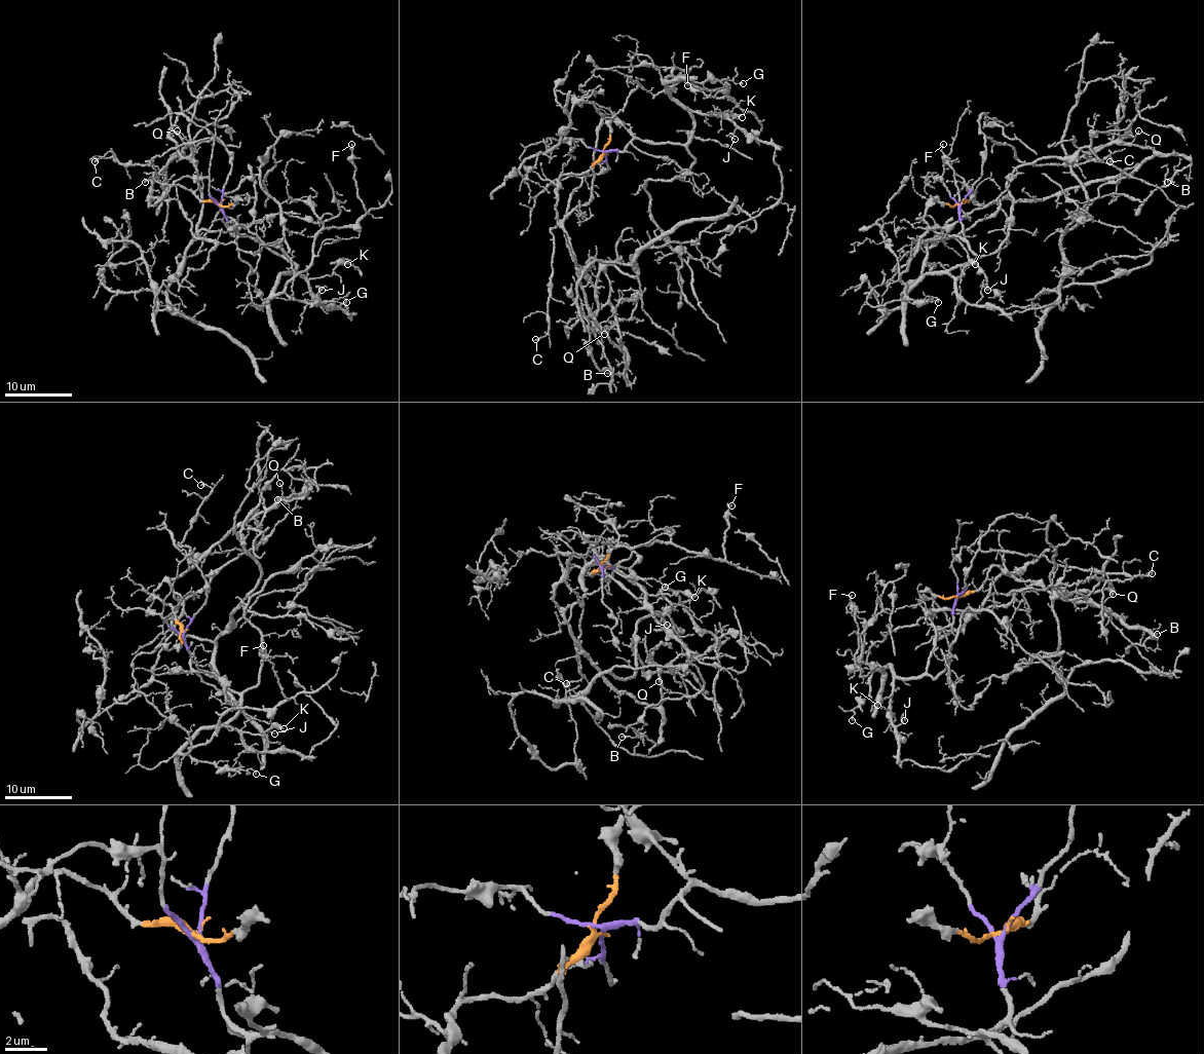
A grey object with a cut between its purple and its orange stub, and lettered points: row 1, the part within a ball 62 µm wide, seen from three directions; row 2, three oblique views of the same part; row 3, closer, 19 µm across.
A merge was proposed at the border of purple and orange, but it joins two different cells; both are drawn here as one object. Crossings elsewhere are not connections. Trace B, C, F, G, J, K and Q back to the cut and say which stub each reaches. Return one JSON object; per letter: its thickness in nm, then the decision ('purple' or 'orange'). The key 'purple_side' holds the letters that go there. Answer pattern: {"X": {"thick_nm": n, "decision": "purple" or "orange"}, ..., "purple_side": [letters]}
{"B": {"thick_nm": 140, "decision": "orange"}, "C": {"thick_nm": 160, "decision": "purple"}, "F": {"thick_nm": 70, "decision": "purple"}, "G": {"thick_nm": 130, "decision": "purple"}, "J": {"thick_nm": 90, "decision": "purple"}, "K": {"thick_nm": 360, "decision": "purple"}, "Q": {"thick_nm": 100, "decision": "orange"}, "purple_side": ["C", "F", "G", "J", "K"]}

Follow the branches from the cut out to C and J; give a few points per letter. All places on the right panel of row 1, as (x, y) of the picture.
C: (961, 203), (981, 176), (985, 137), (1009, 144), (1021, 162), (1046, 165), (1085, 163), (1108, 157), (1110, 162)
J: (961, 203), (962, 229), (955, 235), (977, 256), (949, 272), (957, 294), (971, 304), (982, 289), (988, 289)

